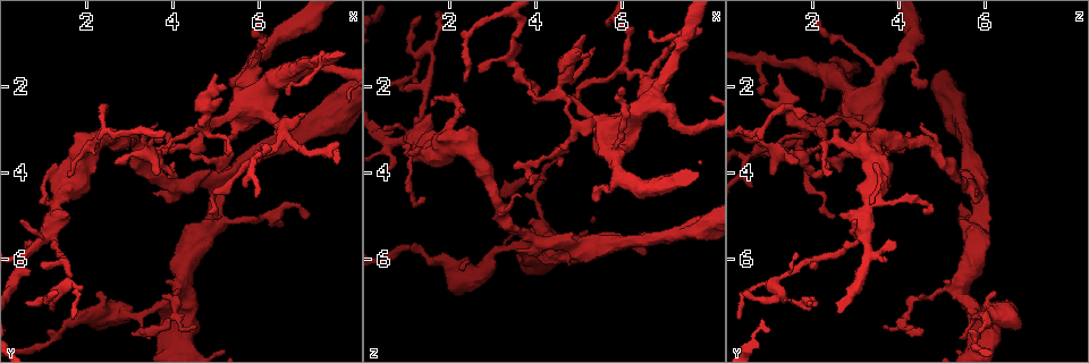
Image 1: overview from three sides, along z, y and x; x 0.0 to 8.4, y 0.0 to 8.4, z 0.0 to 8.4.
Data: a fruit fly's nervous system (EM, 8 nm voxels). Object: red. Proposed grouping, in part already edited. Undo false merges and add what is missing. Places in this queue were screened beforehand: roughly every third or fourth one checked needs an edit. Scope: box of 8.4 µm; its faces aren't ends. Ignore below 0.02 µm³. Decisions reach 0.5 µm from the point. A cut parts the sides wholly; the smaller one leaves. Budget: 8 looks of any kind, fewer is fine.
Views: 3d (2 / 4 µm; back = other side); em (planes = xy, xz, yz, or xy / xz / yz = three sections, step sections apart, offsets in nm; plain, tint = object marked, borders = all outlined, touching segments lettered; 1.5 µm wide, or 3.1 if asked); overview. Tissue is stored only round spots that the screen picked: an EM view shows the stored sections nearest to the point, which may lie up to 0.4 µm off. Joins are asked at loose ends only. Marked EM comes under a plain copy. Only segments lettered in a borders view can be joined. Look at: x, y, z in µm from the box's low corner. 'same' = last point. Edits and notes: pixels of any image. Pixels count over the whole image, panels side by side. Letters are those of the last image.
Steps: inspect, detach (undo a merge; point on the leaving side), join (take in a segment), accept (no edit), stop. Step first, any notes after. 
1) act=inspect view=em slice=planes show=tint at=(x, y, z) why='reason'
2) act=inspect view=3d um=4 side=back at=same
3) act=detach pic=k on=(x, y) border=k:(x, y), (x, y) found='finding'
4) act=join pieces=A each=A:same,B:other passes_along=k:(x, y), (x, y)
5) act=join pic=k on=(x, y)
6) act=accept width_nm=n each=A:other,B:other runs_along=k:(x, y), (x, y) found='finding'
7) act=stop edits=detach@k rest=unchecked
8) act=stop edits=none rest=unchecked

act=inspect view=3d um=4 at=(3.55, 4.50, 5.80) why='an open end'

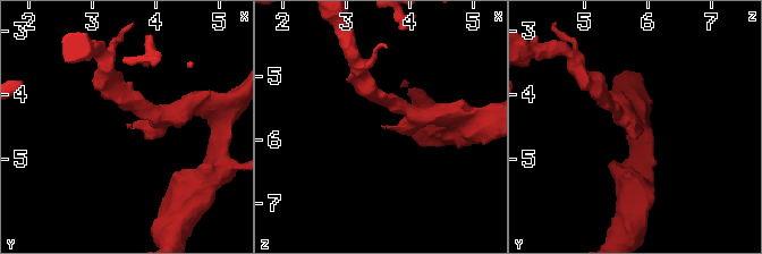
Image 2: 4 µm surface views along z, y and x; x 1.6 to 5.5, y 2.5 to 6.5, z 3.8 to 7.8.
act=inspect view=em slice=planes show=borders at=(3.55, 4.40, 5.80)

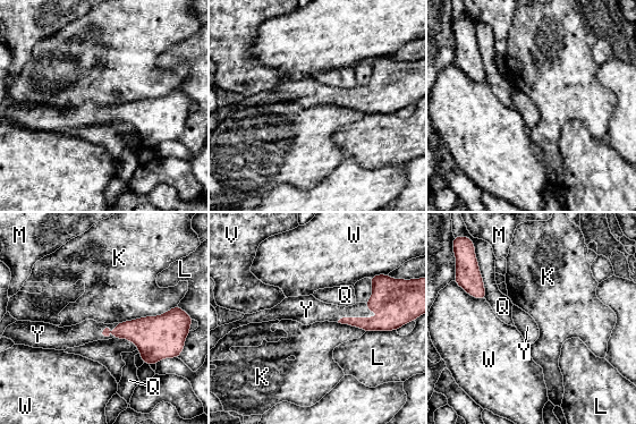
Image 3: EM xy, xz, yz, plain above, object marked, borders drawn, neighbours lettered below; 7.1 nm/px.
act=join pieces=Y each=K:other,L:other,M:other,Q:other,V:other,W:other,Y:same passes_along=3:(389, 295), (365, 318), (332, 313) found='it goes on there'

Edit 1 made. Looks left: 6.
act=inspect view=em slice=yz step=8 show=tint at=(3.65, 4.00, 1.05) why='an open end'

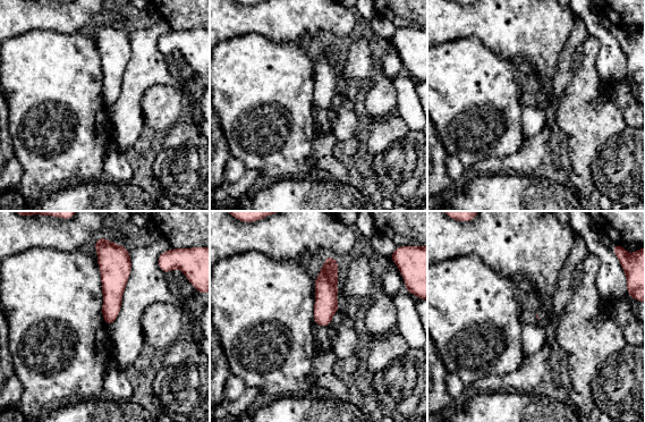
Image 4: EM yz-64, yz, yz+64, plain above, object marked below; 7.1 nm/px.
act=inspect view=em slice=xy step=8 show=borders at=same

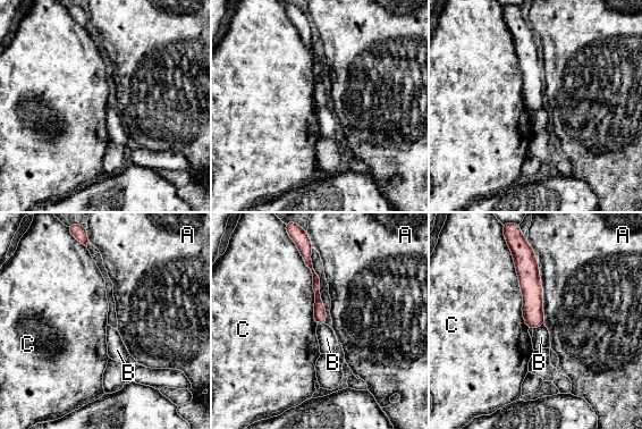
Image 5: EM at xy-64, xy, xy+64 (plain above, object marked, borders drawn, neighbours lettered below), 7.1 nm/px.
act=accept width_nm=100 each=A:other,B:other,C:other border=5:(543, 324), (533, 329) found='no lettered segment goes on from it'

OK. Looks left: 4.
act=inspect view=3d um=2 at=(4.55, 7.60, 3.70)

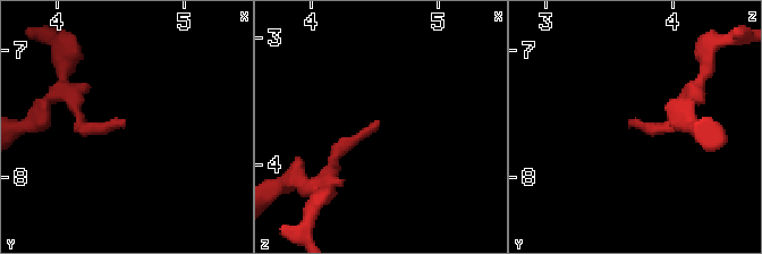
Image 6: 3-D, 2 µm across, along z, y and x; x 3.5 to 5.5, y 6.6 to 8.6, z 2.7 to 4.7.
act=inspect view=em slice=planes show=borders at=(4.54, 7.56, 3.66) why='need the tissue'

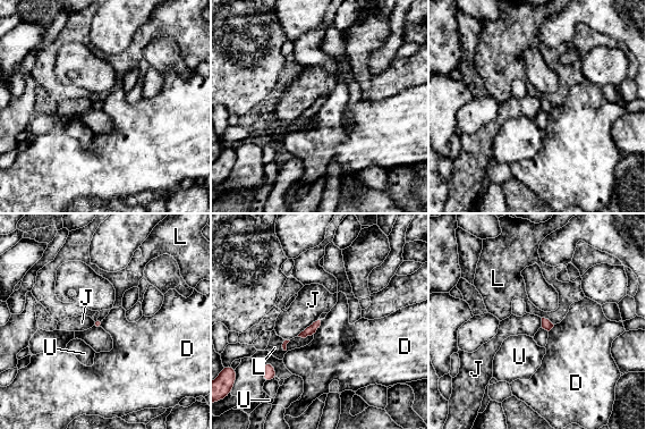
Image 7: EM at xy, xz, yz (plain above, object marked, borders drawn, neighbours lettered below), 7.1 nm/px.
act=accept each=D:other,J:other,L:other,U:other border=7:(321, 320), (321, 325), (314, 335) found='none of them fits'

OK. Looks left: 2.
act=stop edits=join@3 rest=unchecked

